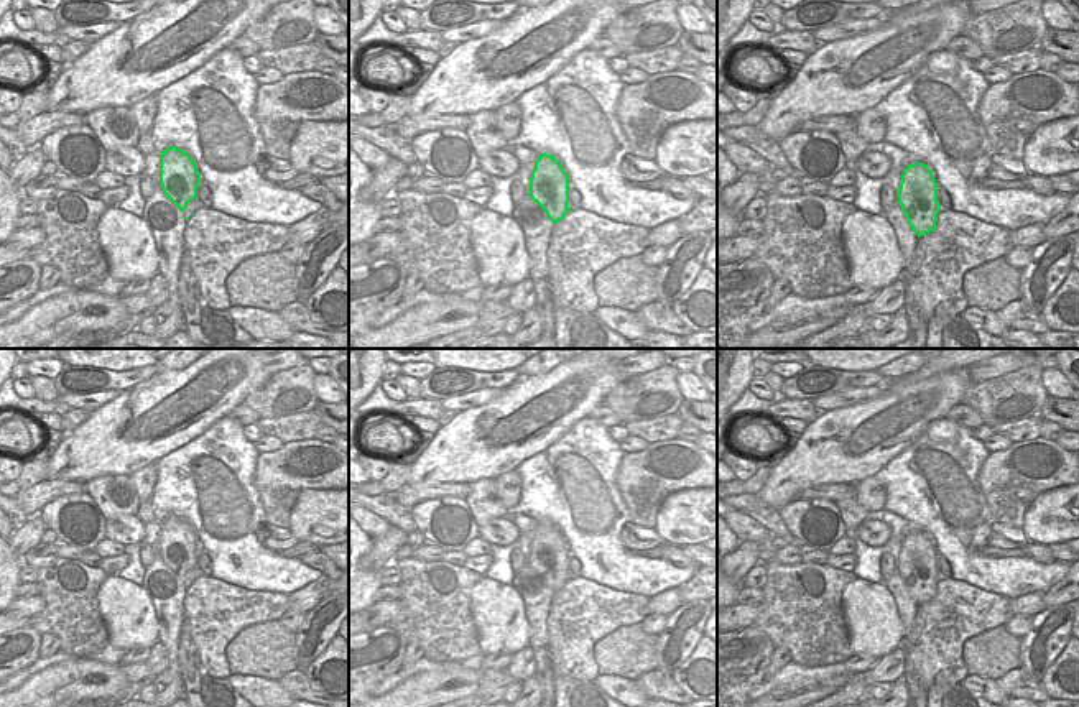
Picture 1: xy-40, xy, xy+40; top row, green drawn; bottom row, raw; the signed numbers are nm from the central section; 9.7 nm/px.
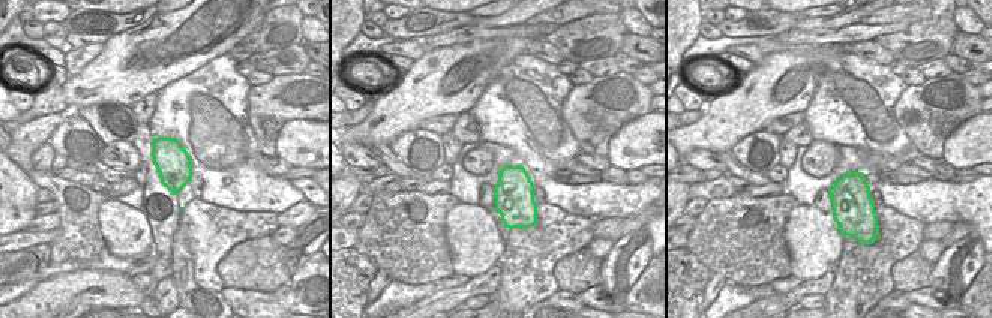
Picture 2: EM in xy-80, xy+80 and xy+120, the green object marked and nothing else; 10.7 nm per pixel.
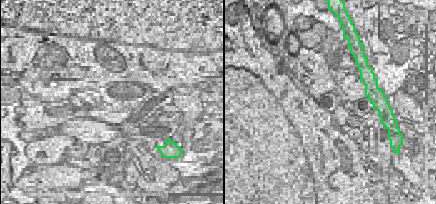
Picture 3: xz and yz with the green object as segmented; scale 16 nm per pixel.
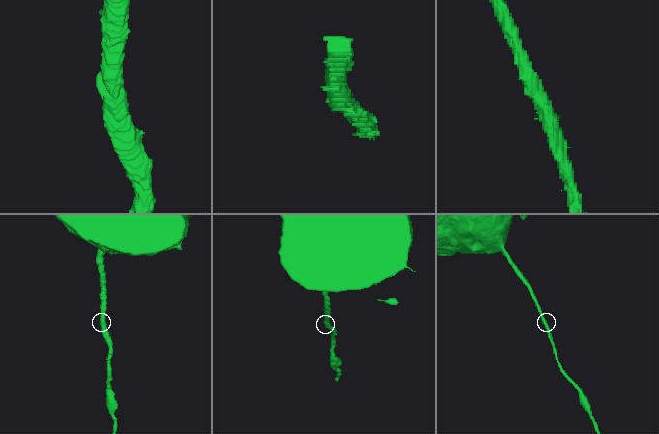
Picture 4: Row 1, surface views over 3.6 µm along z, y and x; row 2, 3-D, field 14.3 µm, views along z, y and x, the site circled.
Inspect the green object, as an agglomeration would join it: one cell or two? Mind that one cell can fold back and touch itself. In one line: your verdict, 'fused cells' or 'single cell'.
single cell

